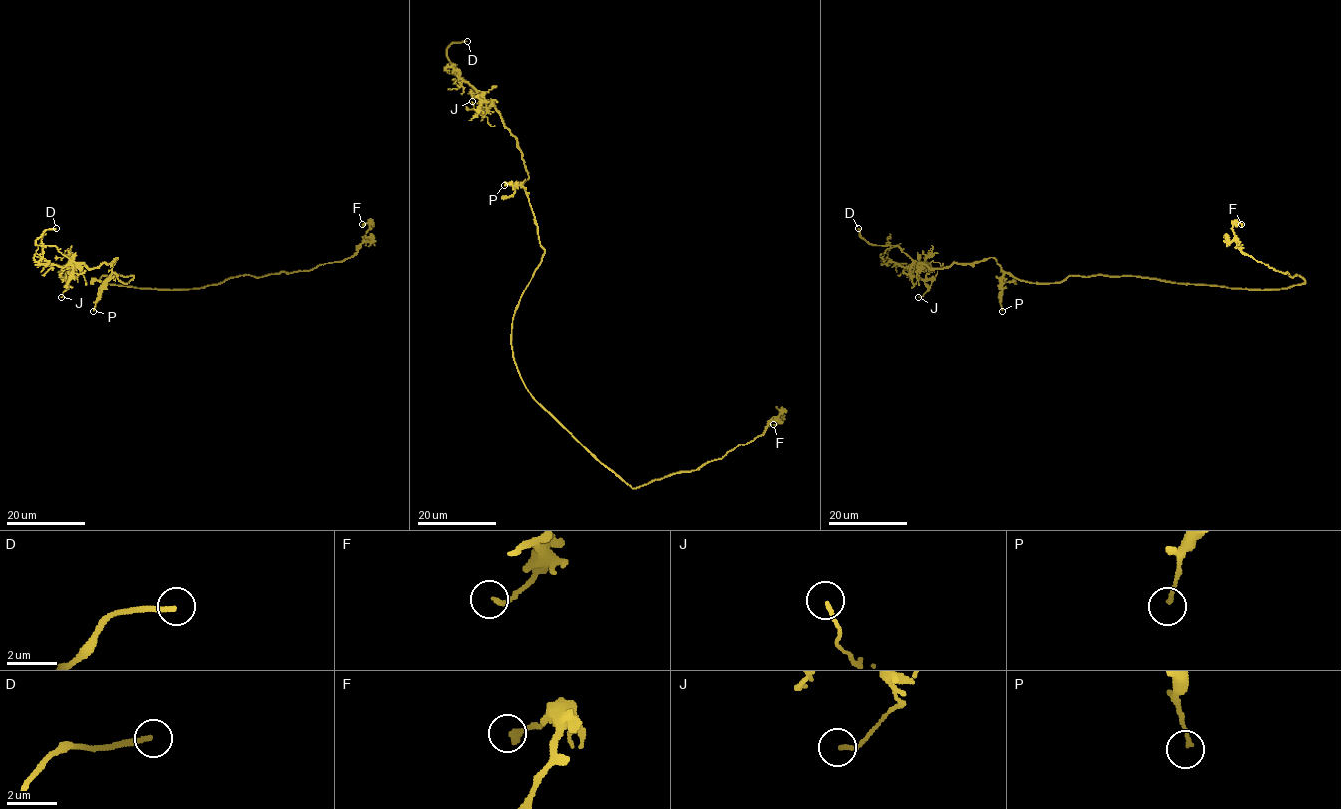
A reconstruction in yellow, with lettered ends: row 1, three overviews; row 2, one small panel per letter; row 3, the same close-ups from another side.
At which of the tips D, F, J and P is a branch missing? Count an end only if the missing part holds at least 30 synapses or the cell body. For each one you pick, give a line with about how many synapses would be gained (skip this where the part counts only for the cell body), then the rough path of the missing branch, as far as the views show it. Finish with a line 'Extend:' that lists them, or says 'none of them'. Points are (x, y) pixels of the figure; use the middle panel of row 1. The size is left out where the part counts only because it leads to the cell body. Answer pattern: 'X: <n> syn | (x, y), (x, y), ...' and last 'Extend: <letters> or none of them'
D: (467, 41), (485, 39), (506, 29), (511, 10), (517, 15), (517, 10)
Extend: D

